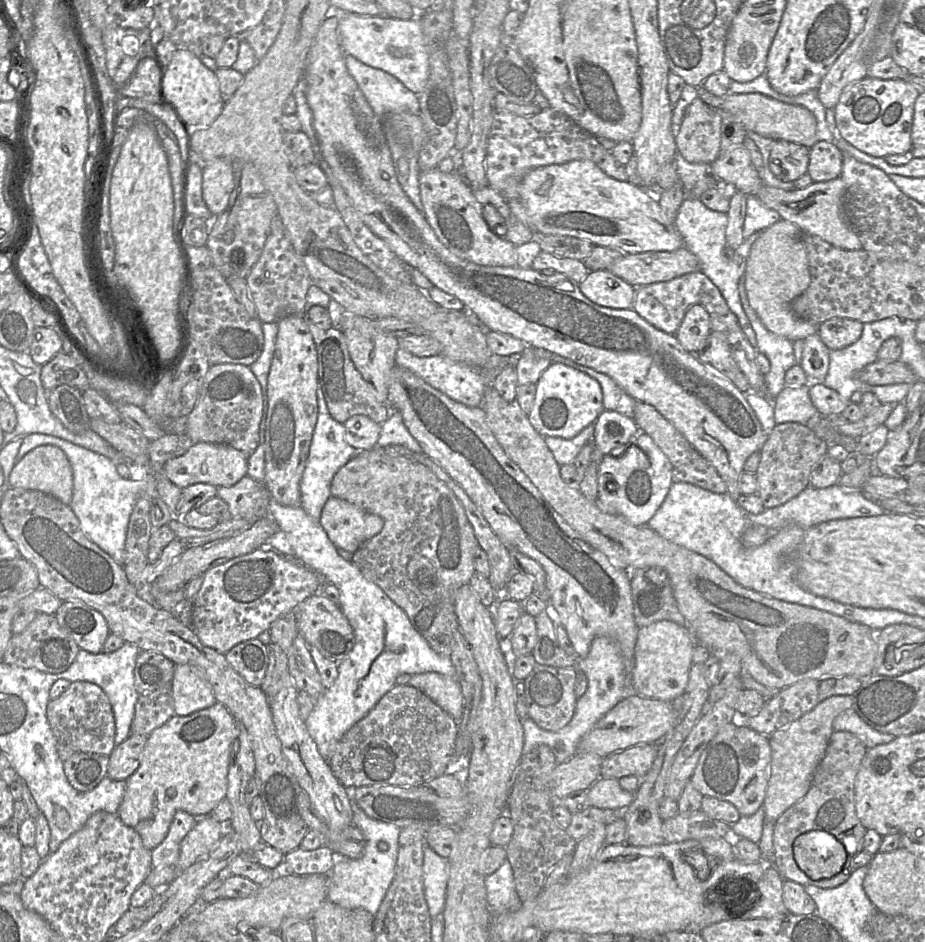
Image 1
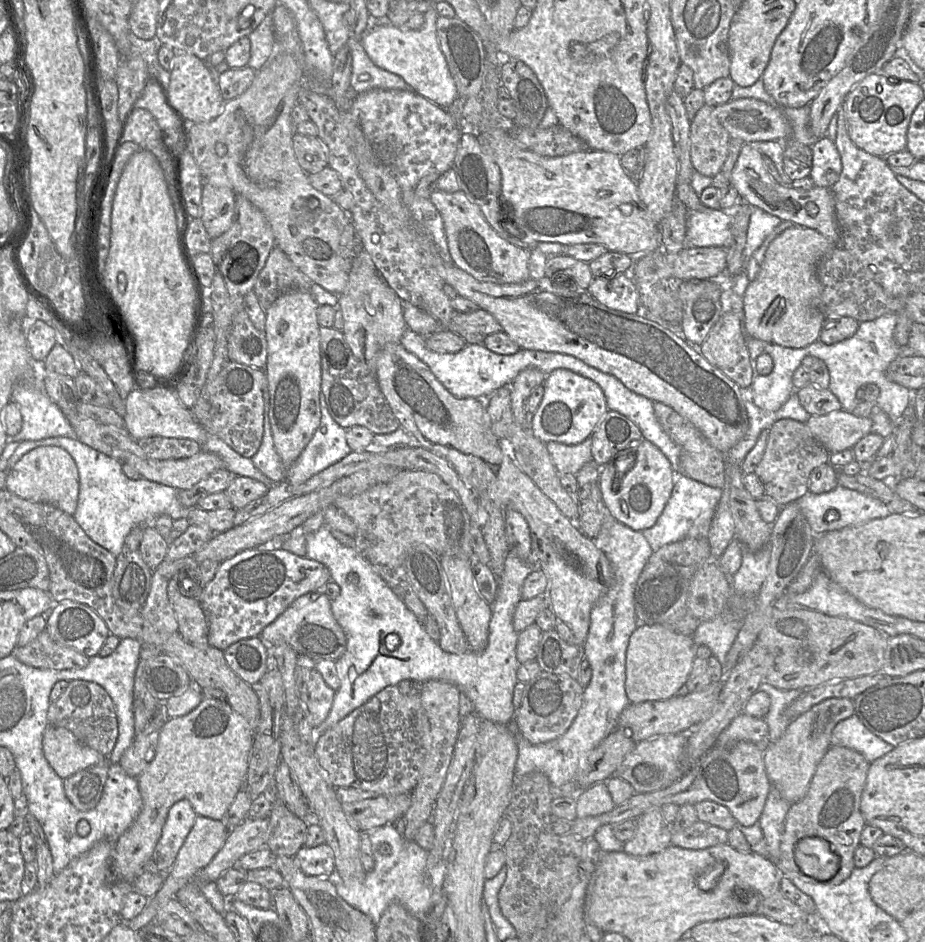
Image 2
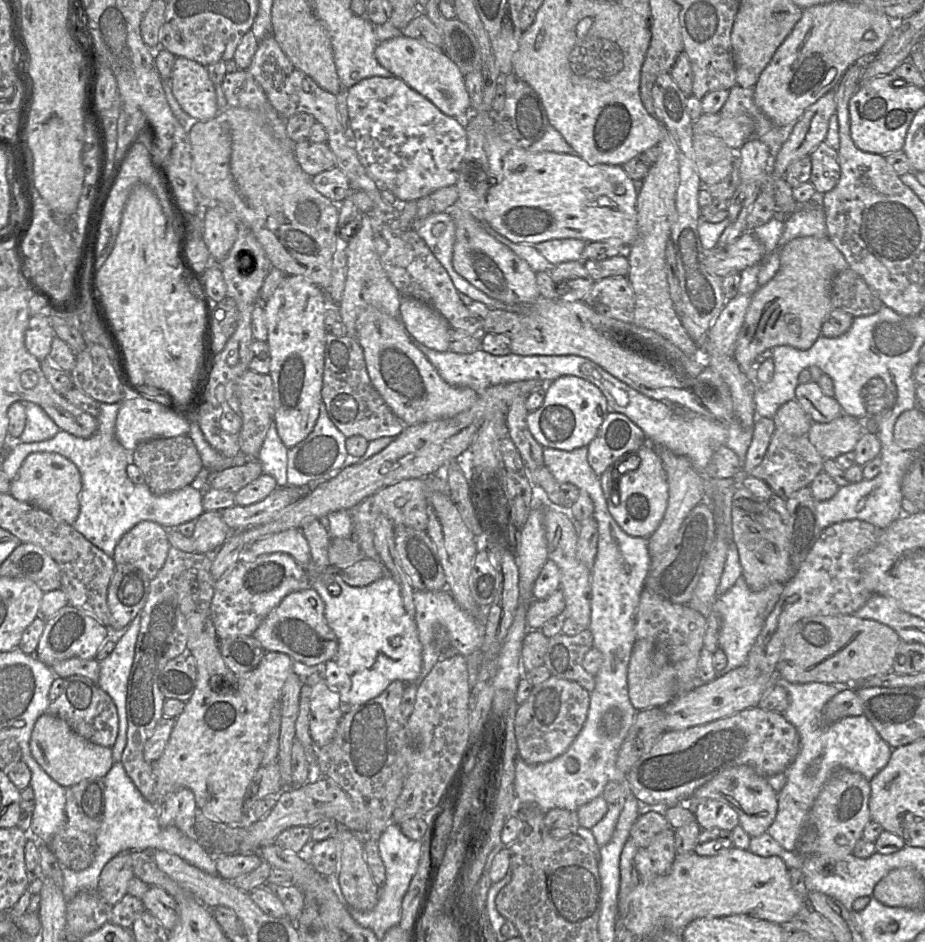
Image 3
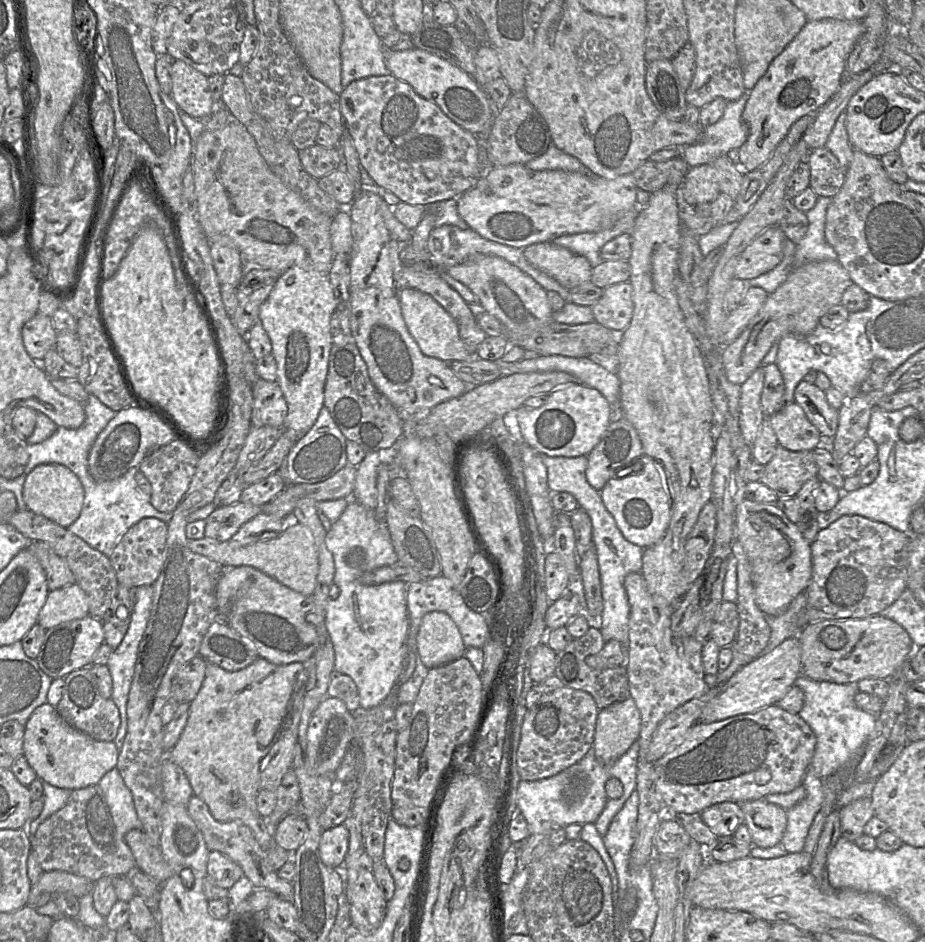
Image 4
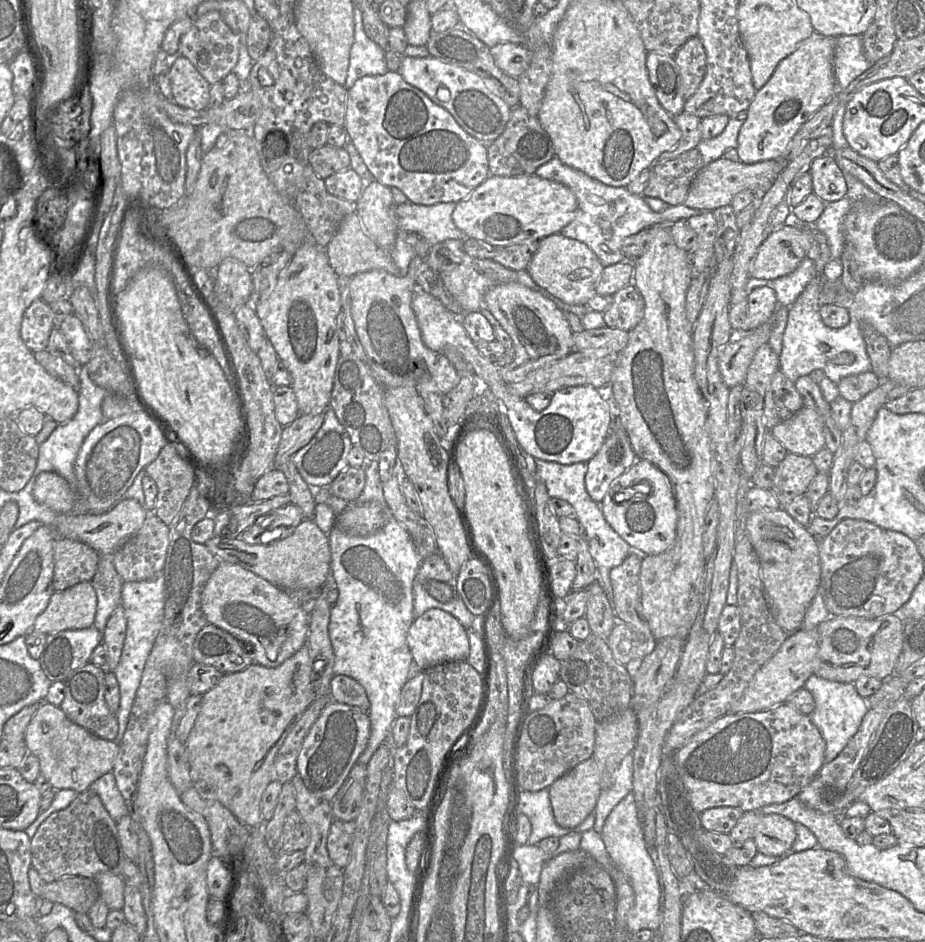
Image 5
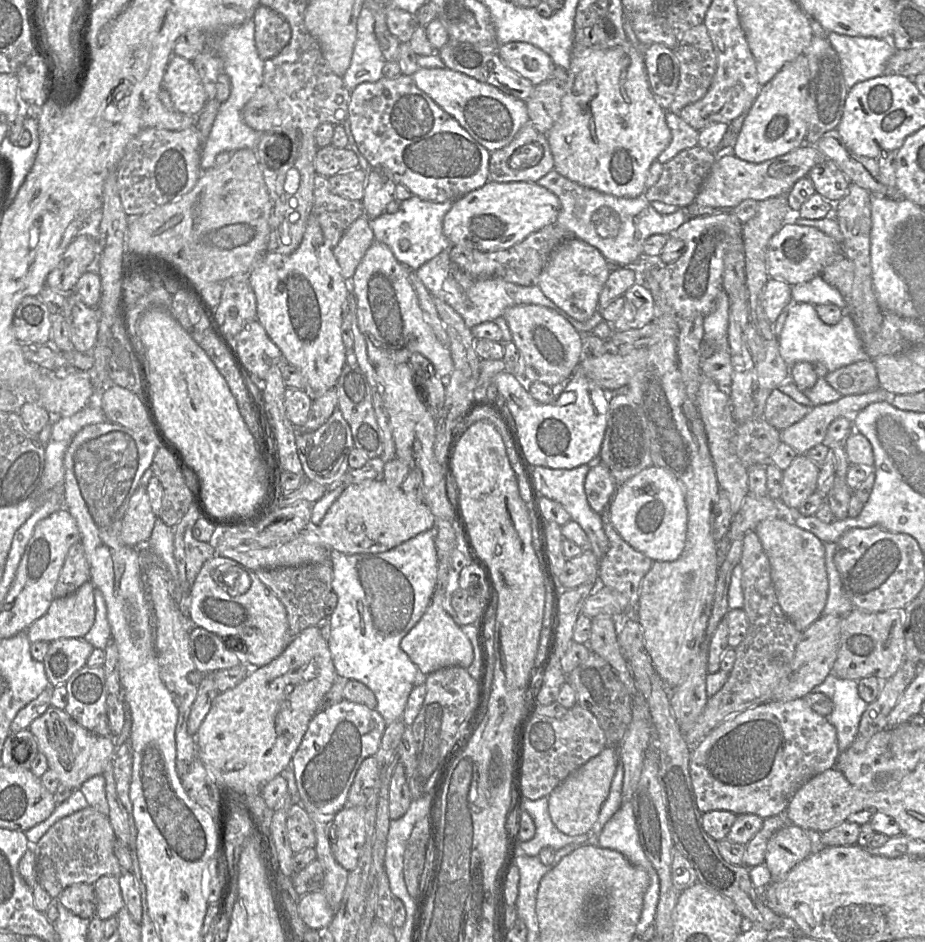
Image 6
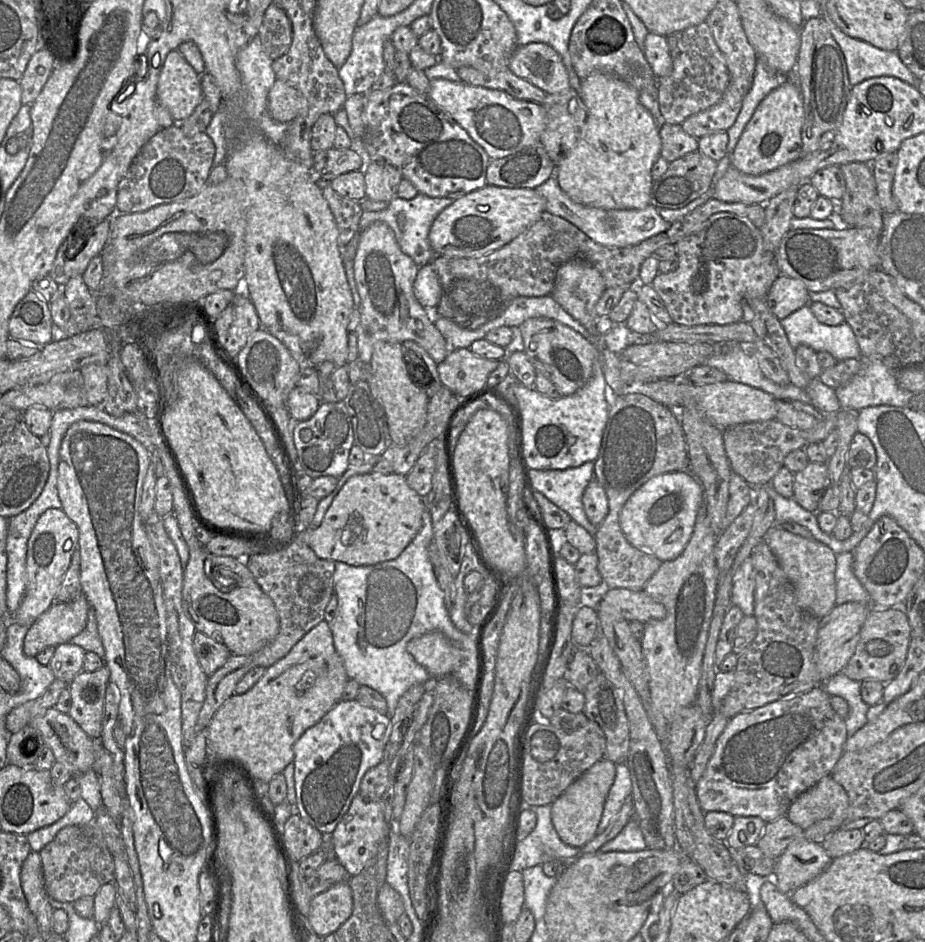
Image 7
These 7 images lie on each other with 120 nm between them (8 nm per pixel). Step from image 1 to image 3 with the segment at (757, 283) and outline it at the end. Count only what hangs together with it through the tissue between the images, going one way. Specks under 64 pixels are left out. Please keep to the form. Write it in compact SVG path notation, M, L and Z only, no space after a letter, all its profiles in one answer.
M814 236L797 237L779 247L780 267L775 276L766 284L759 286L752 294L743 325L738 334L734 360L743 372L747 372L757 357L767 349L776 346L789 345L799 350L811 348L818 337L824 321L832 308L831 292L834 277L849 265L831 240Z

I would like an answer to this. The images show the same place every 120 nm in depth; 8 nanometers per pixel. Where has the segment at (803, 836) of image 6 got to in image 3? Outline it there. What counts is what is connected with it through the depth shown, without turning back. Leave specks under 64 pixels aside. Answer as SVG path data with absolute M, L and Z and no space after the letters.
M747 765L729 768L700 786L688 800L687 805L692 807L696 801L704 799L718 800L735 809L739 816L740 826L751 838L767 832L778 810L777 793L768 783L767 778Z

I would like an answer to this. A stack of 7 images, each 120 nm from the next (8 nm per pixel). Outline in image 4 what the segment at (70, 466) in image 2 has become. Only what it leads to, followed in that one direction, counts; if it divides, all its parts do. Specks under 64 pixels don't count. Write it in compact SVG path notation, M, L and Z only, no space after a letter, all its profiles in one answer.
M40 464L25 479L23 500L28 510L61 527L68 528L81 513L84 489L79 478L66 466L61 464Z

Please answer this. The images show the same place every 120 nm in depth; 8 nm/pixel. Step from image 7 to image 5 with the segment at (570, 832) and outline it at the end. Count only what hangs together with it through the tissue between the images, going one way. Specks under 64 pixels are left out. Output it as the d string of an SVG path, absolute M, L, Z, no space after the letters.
M594 757L579 763L549 787L555 821L563 828L575 828L590 815L601 793L601 772Z

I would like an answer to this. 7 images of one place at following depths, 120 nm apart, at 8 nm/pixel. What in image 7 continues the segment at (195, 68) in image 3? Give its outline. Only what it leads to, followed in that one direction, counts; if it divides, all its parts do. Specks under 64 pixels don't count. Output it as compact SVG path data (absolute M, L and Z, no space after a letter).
M178 50L170 51L157 82L157 101L169 111L175 122L183 122L203 98L200 75Z

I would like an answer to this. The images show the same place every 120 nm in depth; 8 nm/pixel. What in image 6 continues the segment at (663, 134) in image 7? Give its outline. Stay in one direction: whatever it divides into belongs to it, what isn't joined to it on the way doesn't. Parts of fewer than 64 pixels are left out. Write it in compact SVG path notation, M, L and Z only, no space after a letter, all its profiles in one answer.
M667 112L666 122L671 130L671 142L664 149L657 160L662 164L668 162L684 149L698 145L699 131L685 122L679 114Z

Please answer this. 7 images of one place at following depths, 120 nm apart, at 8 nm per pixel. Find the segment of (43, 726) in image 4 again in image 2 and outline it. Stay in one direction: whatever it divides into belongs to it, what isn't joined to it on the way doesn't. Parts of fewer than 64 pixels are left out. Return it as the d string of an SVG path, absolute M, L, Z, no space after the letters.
M51 724L43 734L42 749L49 765L62 780L107 759L81 743L69 730Z

